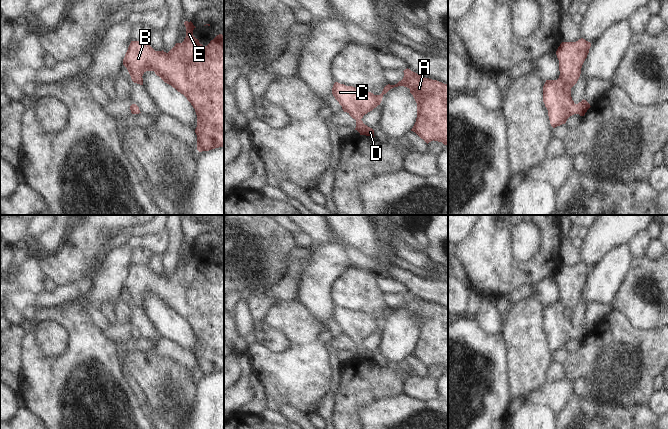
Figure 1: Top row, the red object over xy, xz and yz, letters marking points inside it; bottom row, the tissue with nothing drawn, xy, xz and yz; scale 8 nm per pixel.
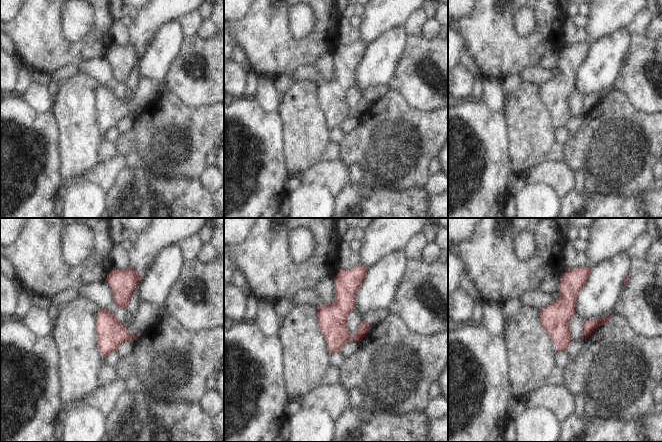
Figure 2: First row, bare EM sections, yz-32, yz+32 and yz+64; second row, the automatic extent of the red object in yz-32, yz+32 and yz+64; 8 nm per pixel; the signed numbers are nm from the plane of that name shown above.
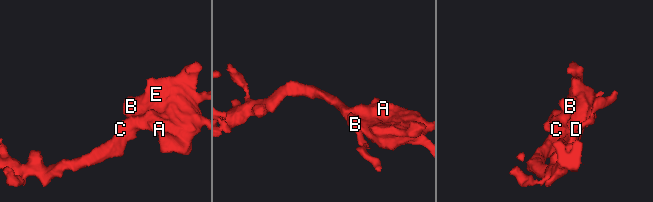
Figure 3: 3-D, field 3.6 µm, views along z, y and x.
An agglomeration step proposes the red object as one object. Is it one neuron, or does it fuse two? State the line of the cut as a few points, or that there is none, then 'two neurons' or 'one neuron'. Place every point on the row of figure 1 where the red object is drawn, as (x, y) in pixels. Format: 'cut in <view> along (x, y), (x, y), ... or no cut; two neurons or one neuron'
no cut; one neuron

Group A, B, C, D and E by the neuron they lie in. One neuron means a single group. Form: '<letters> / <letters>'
A B C D E

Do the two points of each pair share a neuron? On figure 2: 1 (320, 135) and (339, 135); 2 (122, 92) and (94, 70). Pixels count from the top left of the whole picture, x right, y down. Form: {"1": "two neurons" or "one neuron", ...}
{"1": "two neurons", "2": "one neuron"}

